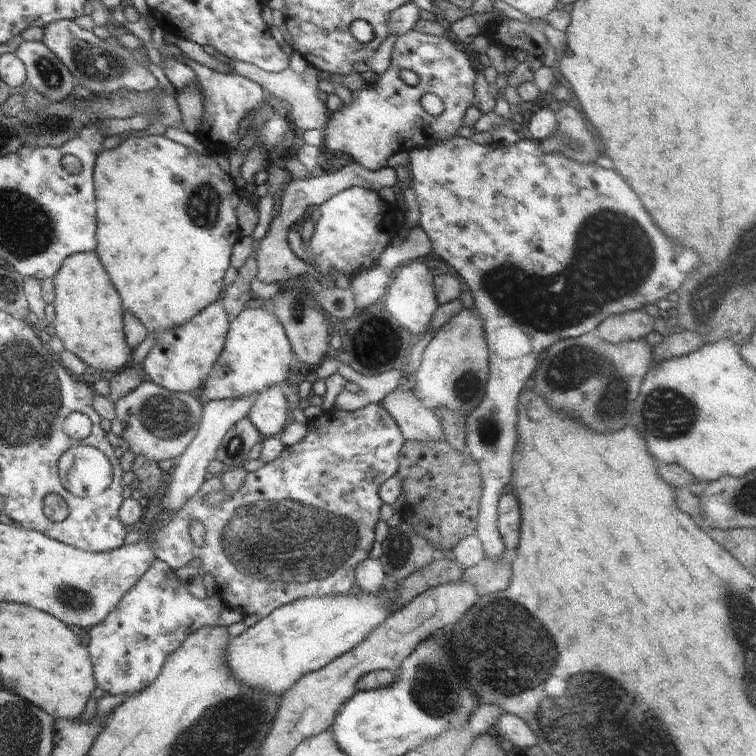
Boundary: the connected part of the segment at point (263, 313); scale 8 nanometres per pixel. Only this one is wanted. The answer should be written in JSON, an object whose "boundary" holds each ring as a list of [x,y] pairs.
{"boundary":[[[272,307],[246,308],[231,321],[224,349],[206,376],[197,397],[205,404],[212,400],[254,396],[275,385],[281,386],[288,379],[292,357],[284,325],[279,322]]]}

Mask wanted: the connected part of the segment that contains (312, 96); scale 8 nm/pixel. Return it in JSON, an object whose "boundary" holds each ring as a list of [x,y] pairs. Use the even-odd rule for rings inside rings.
{"boundary":[[[241,61],[230,62],[230,68],[234,72],[233,75],[239,75],[253,82],[257,82],[266,90],[267,94],[285,100],[291,112],[290,119],[300,131],[303,132],[312,128],[317,128],[318,130],[327,128],[331,117],[330,111],[327,109],[325,103],[316,99],[320,81],[318,80],[314,66],[310,64],[306,66],[306,72],[304,74],[298,74],[296,70],[292,70],[290,67],[286,67],[277,73],[271,73],[262,70],[259,66]]]}

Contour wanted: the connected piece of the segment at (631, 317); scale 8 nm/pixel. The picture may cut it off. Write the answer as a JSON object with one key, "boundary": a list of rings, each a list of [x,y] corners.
{"boundary":[[[629,311],[615,316],[606,316],[593,331],[602,340],[620,344],[626,340],[640,340],[654,331],[654,318],[645,311]]]}

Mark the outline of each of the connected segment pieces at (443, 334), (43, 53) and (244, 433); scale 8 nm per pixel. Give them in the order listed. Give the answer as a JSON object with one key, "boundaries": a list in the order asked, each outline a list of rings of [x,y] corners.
{"boundaries":[[[[464,307],[464,310],[458,312],[450,322],[440,326],[436,336],[426,346],[422,360],[420,360],[420,368],[414,376],[416,379],[414,393],[433,412],[438,406],[448,406],[450,410],[454,410],[454,412],[462,410],[468,416],[478,404],[481,404],[489,378],[489,354],[484,334],[484,323],[475,309]]],[[[41,41],[22,42],[14,56],[25,64],[28,73],[26,87],[40,92],[52,102],[64,100],[72,94],[76,82],[70,70]]],[[[242,418],[226,432],[215,459],[225,465],[225,470],[239,466],[247,461],[246,456],[254,445],[263,440],[256,426],[248,418]]]]}

